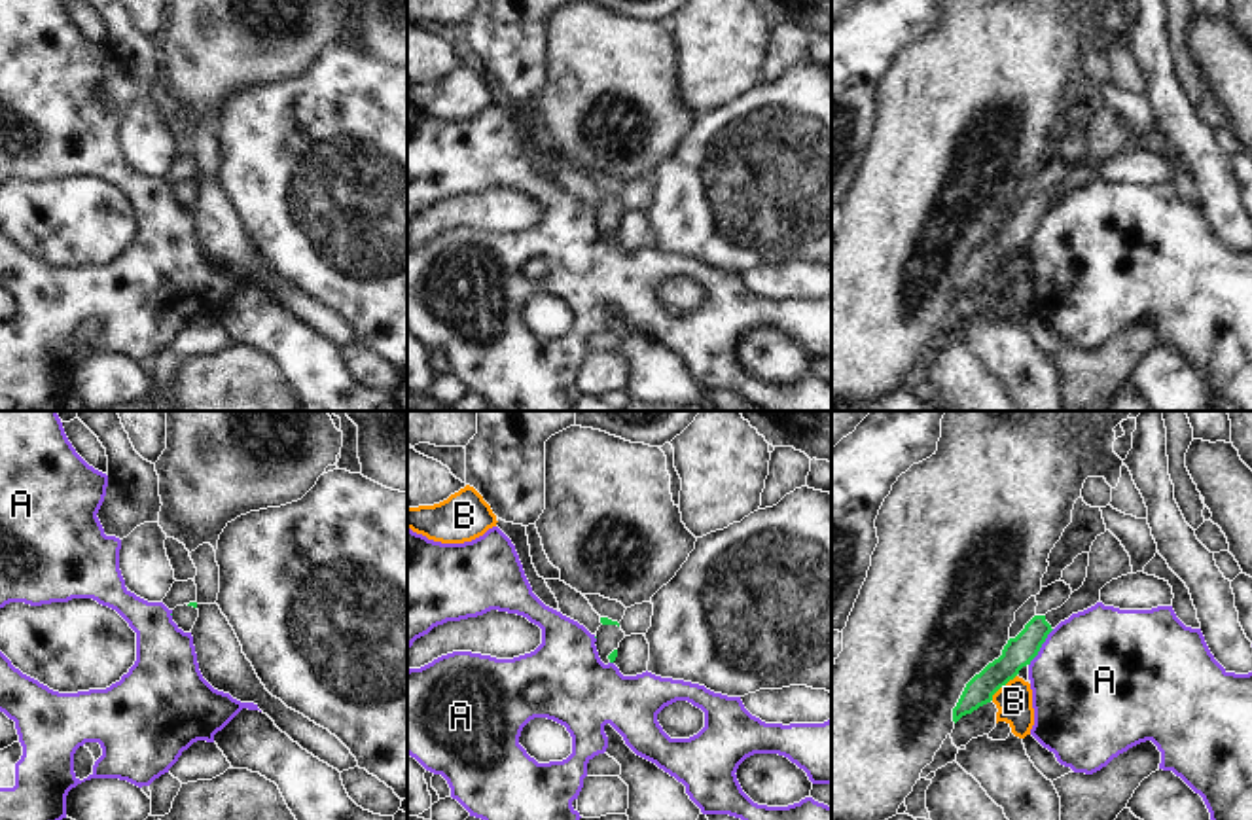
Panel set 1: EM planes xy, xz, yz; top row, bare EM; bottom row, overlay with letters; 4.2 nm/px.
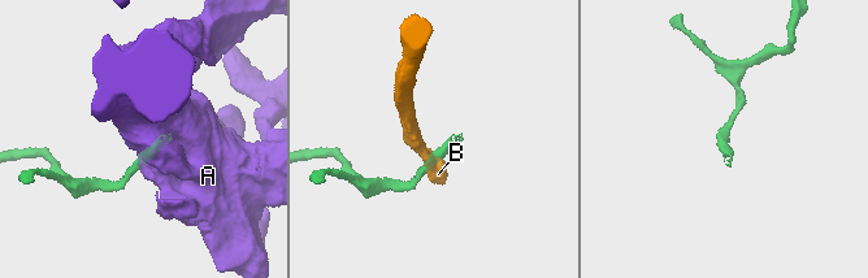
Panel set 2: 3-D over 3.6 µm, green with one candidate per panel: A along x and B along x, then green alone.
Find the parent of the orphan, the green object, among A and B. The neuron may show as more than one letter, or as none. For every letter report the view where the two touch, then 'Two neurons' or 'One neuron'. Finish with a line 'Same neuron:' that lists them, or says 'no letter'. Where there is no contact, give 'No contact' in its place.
A: Touches green in yz. Two neurons
B: Touches green in yz. Two neurons
Same neuron: no letter.

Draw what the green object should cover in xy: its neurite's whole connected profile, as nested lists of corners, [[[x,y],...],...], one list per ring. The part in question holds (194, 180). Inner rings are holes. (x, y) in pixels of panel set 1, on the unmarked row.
[[[189,178],[184,182],[176,182],[172,186],[172,197],[182,205],[184,208],[191,208],[195,197],[199,193],[197,178]]]

